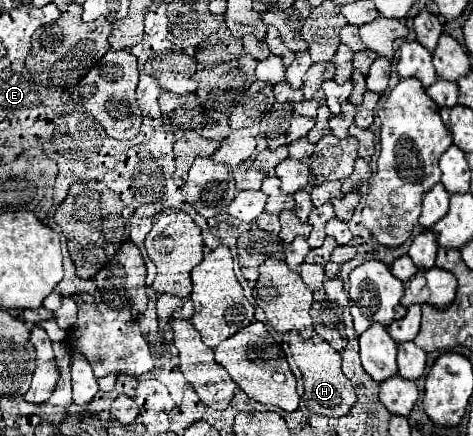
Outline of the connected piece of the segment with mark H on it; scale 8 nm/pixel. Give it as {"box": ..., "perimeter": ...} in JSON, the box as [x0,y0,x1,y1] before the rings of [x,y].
{"box":[290,331,356,417],"perimeter":[[[296,331],[290,333],[290,351],[292,351],[294,363],[298,365],[304,377],[304,397],[302,399],[308,411],[326,415],[326,417],[346,415],[352,409],[352,405],[356,403],[356,393],[340,369],[340,353],[330,343],[326,343],[320,335],[302,339],[302,335]]]}

